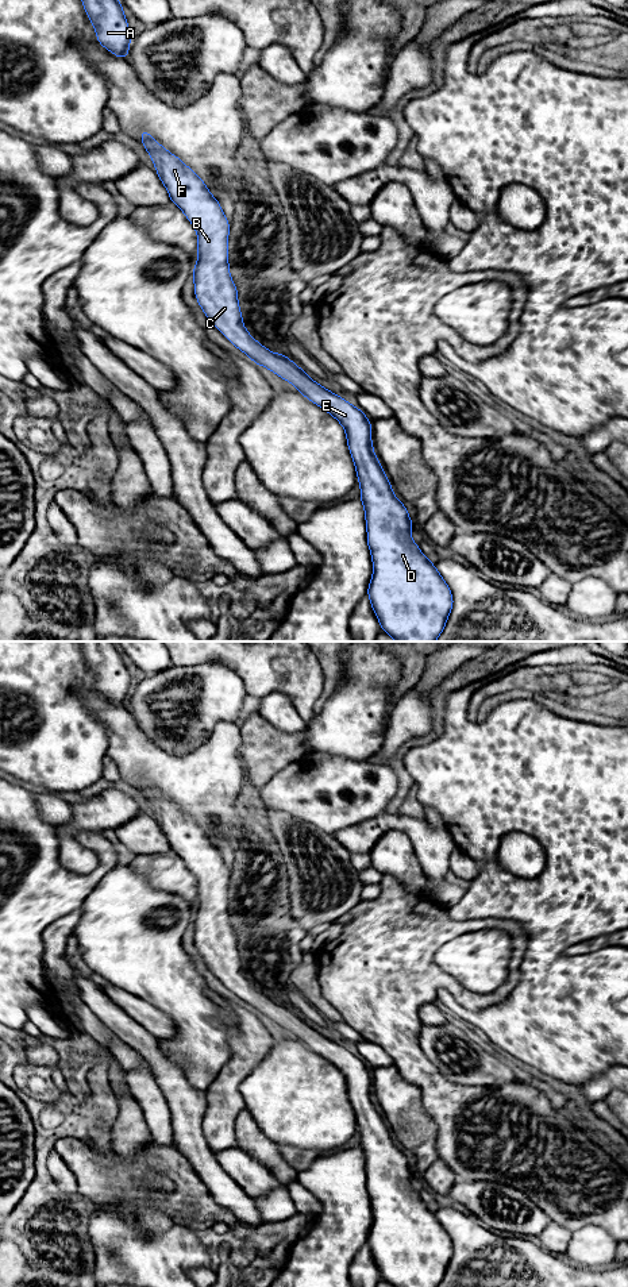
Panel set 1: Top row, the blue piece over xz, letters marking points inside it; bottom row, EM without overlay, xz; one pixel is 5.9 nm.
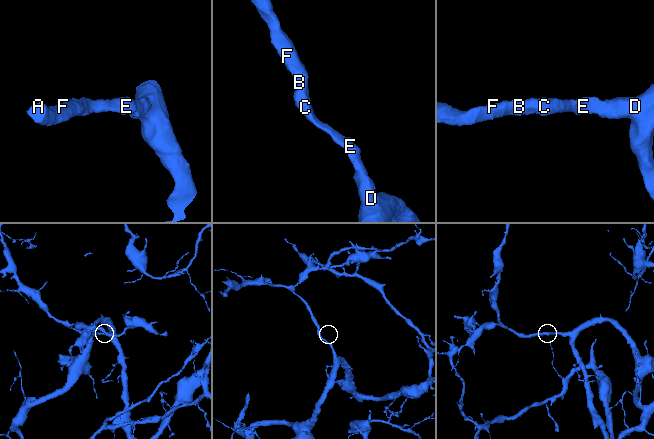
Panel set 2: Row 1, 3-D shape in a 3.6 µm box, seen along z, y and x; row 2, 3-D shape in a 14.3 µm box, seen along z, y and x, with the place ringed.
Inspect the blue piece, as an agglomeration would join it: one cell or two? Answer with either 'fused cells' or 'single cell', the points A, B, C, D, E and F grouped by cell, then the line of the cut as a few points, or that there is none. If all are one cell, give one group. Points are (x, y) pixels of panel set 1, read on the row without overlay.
single cell; A B C D E F; no cut

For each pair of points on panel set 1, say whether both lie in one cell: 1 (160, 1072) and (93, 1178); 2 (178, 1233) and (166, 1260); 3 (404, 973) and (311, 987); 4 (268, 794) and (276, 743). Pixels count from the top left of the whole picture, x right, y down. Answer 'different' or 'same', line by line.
1: different
2: same
3: different
4: different

